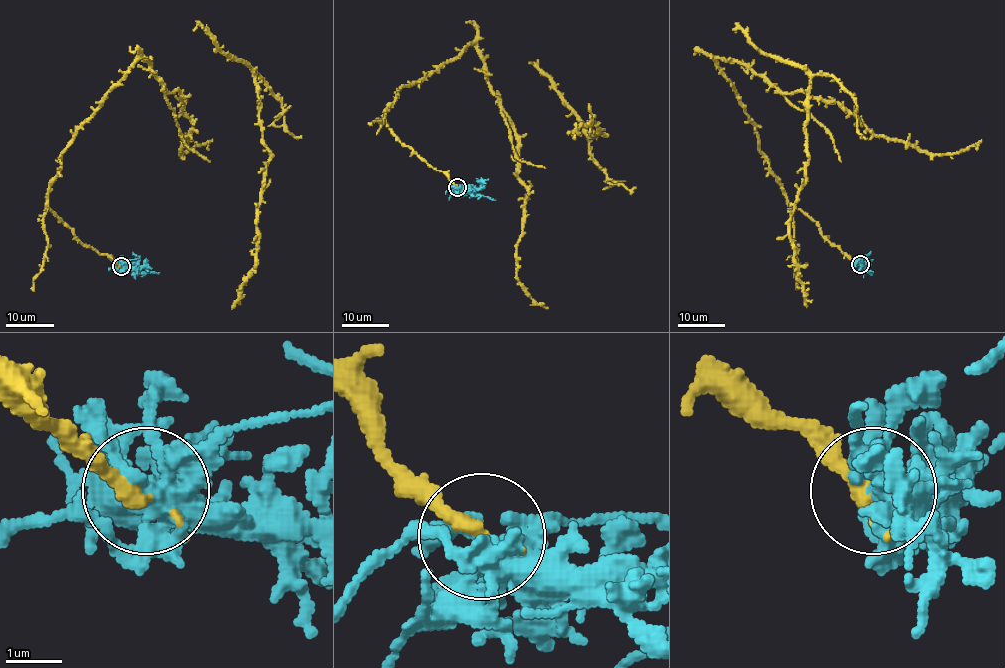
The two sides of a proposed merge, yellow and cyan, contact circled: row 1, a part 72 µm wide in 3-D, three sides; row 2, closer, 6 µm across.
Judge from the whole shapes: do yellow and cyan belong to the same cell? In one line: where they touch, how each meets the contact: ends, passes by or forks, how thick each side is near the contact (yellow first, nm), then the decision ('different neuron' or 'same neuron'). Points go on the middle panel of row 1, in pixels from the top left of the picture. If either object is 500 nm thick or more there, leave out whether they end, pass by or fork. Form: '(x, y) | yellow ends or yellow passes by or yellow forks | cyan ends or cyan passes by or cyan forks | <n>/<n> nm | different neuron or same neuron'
(457, 187) | yellow passes by | cyan forks | 190/360 nm | different neuron

